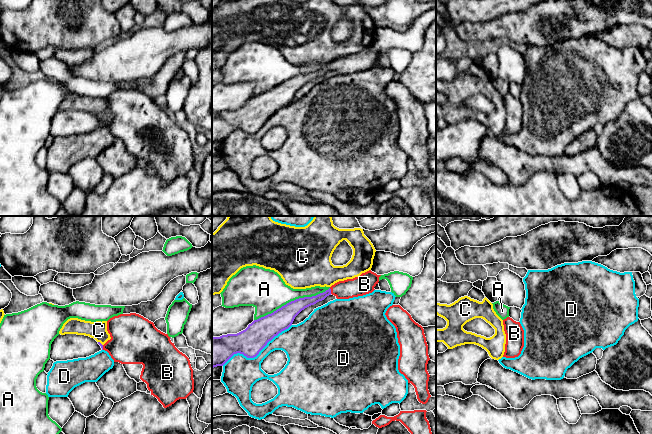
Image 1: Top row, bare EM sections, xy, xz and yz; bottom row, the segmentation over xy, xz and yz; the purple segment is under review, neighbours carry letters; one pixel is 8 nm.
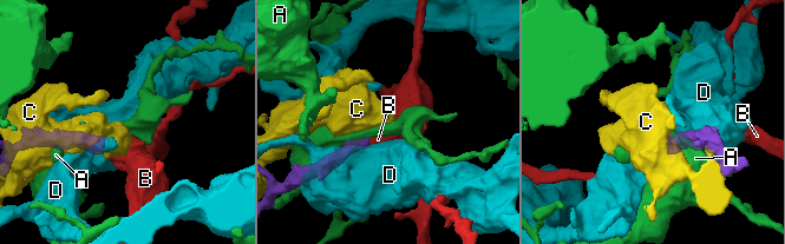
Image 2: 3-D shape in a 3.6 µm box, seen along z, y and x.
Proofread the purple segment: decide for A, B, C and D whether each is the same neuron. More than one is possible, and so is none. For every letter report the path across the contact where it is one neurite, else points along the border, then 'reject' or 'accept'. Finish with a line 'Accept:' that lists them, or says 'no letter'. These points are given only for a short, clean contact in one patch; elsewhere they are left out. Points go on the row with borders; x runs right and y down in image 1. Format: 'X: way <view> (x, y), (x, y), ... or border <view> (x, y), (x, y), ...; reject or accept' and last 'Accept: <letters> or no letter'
A: reject
B: way xz (302, 303), (316, 299), (330, 291), (358, 286); accept
C: reject
D: reject
Accept: B

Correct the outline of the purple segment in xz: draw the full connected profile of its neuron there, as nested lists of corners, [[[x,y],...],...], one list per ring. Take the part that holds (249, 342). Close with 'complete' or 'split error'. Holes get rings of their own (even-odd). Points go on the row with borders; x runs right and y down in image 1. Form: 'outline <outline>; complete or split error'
outline [[[369,270],[353,279],[339,281],[316,296],[291,301],[273,313],[254,320],[245,330],[237,334],[212,337],[212,369],[223,366],[237,353],[247,358],[256,357],[269,341],[292,325],[302,310],[331,294],[337,299],[349,299],[372,293],[380,276]]]; split error

